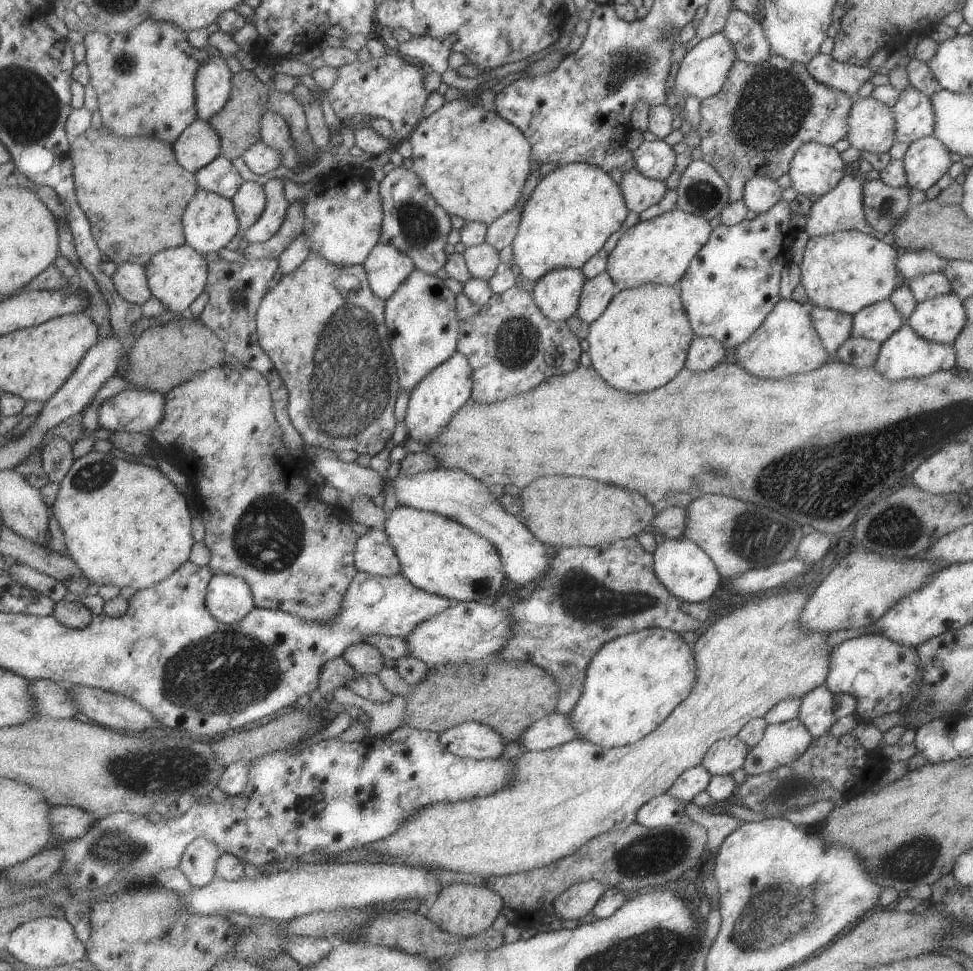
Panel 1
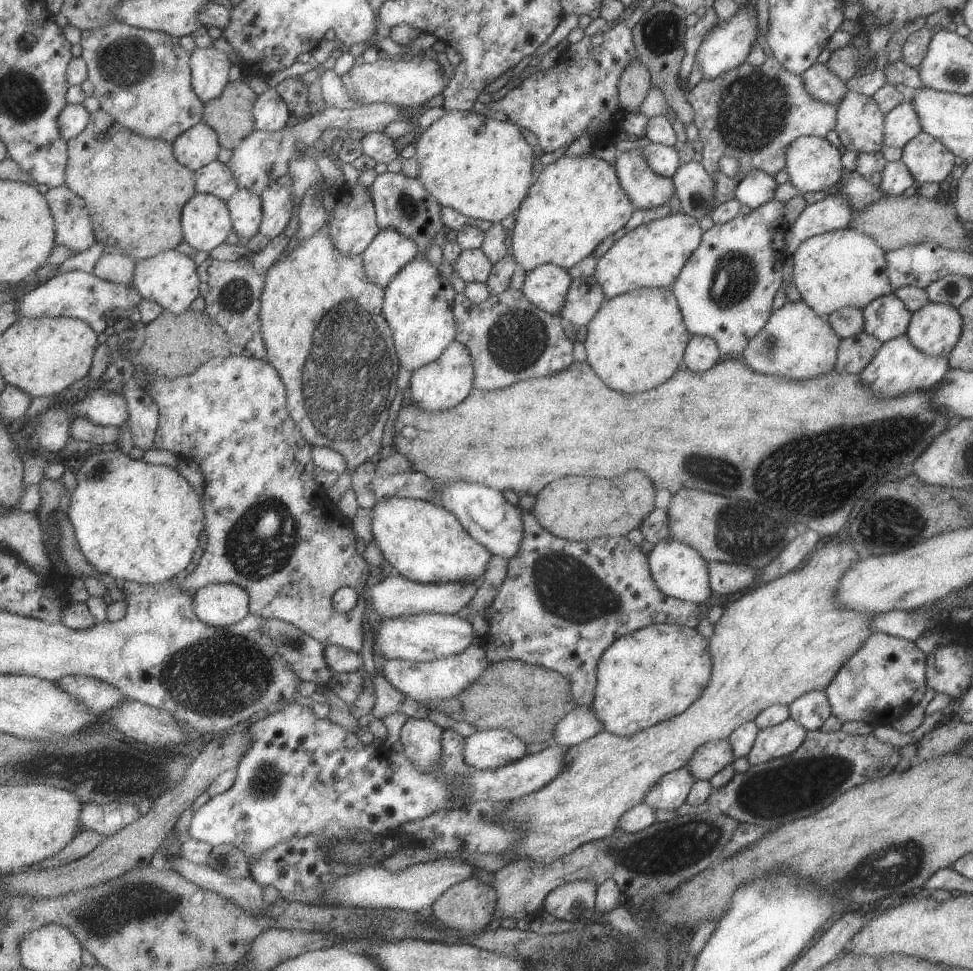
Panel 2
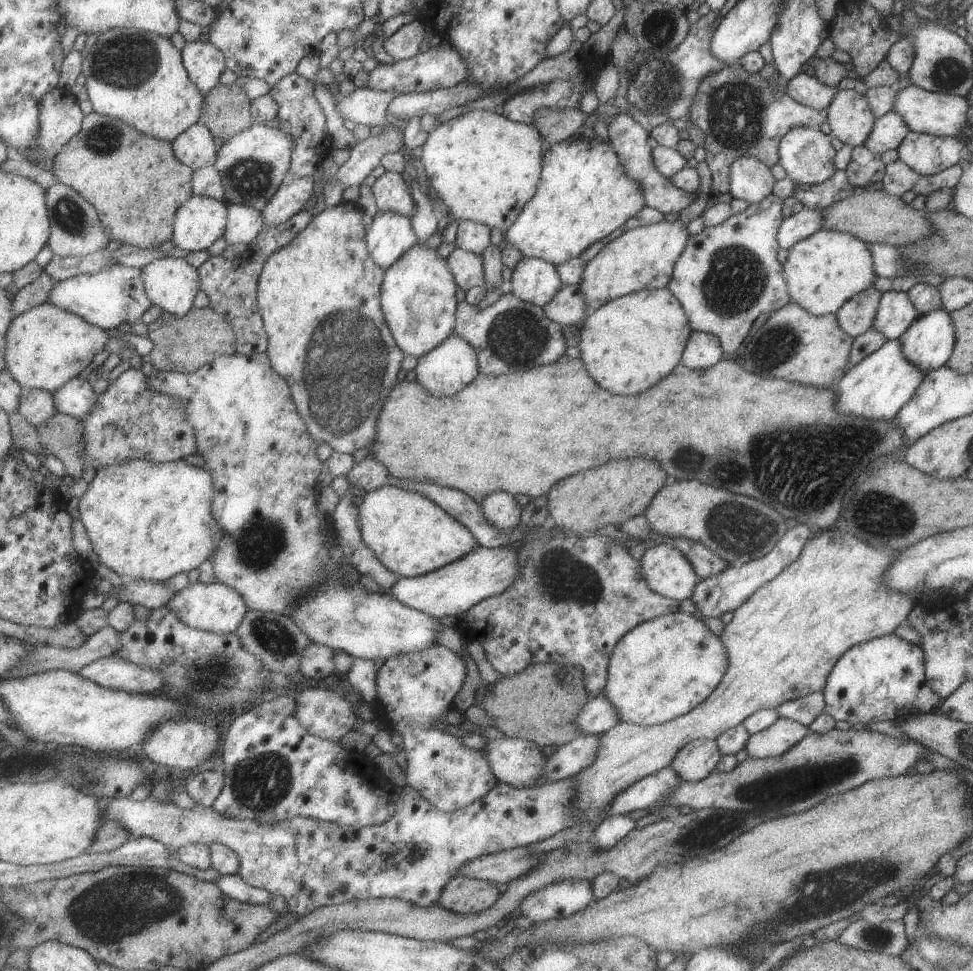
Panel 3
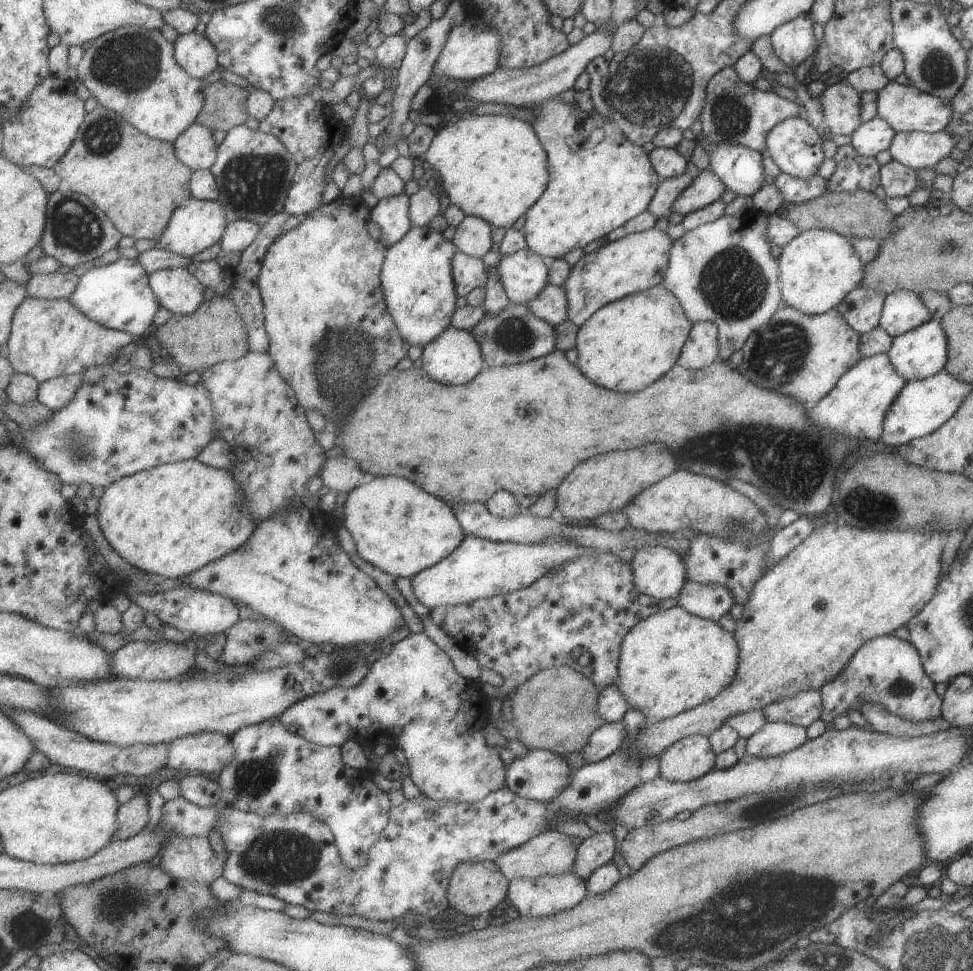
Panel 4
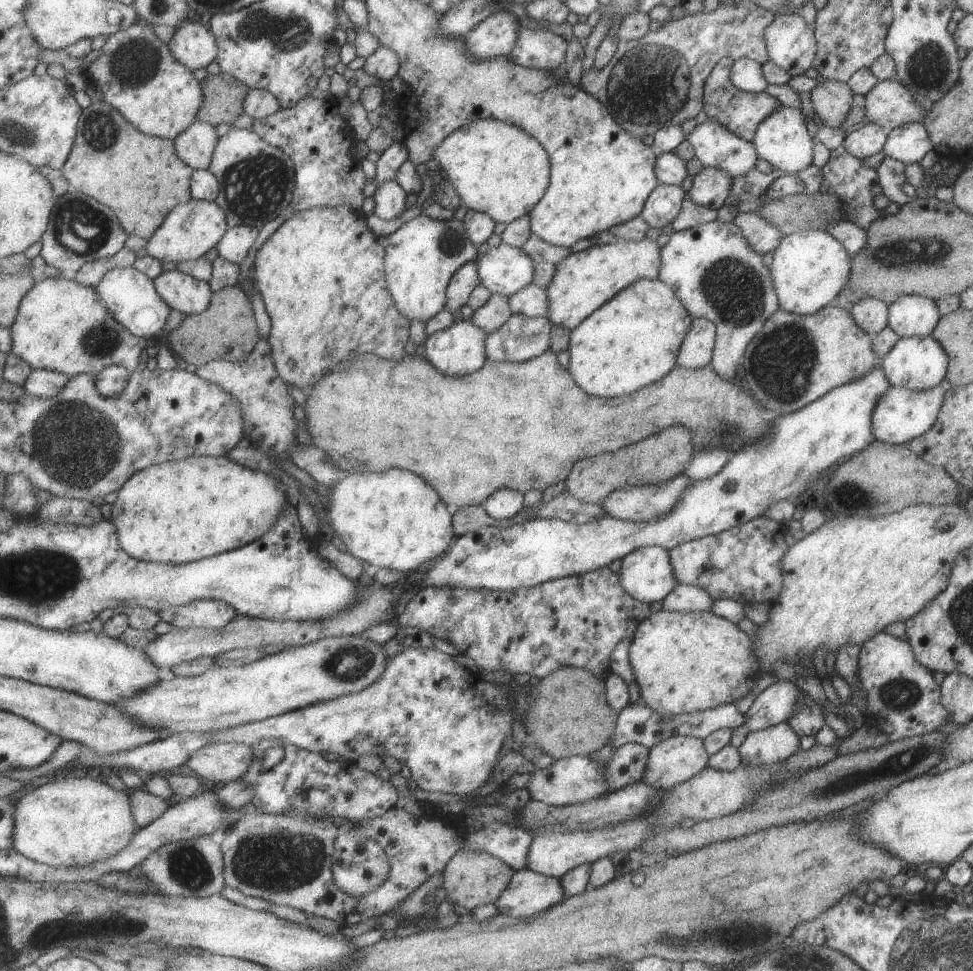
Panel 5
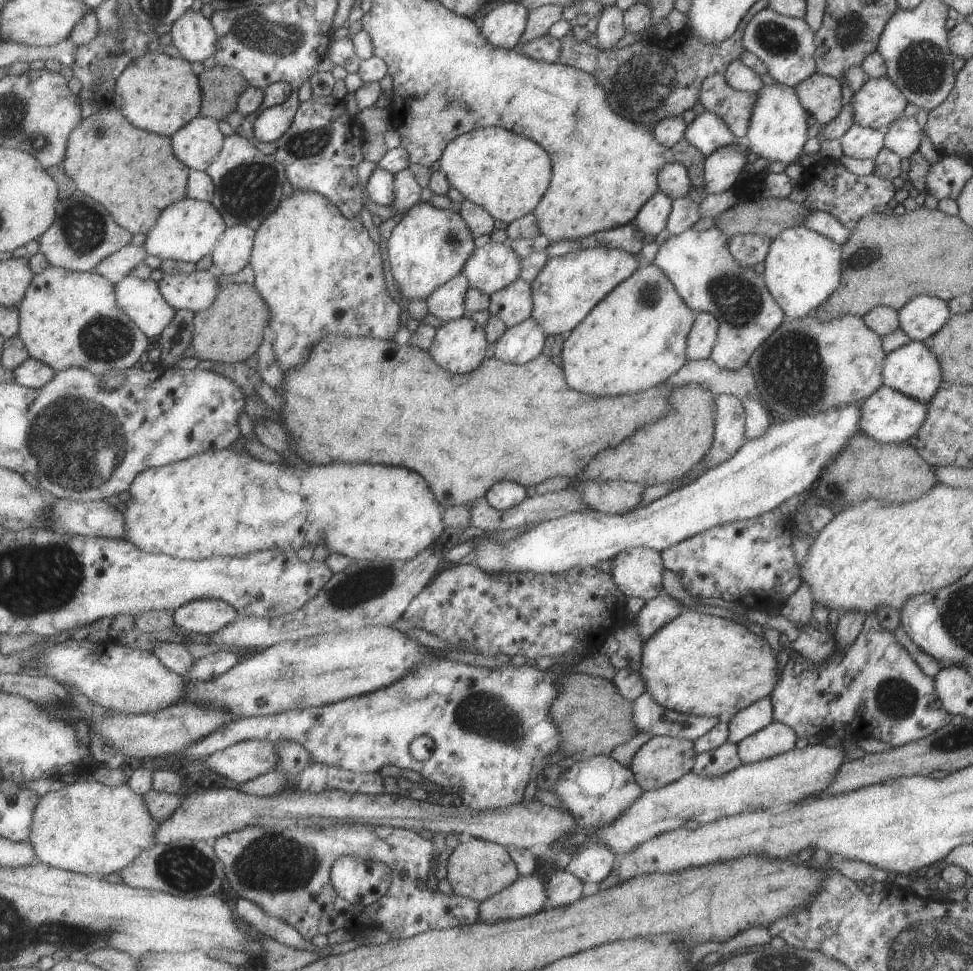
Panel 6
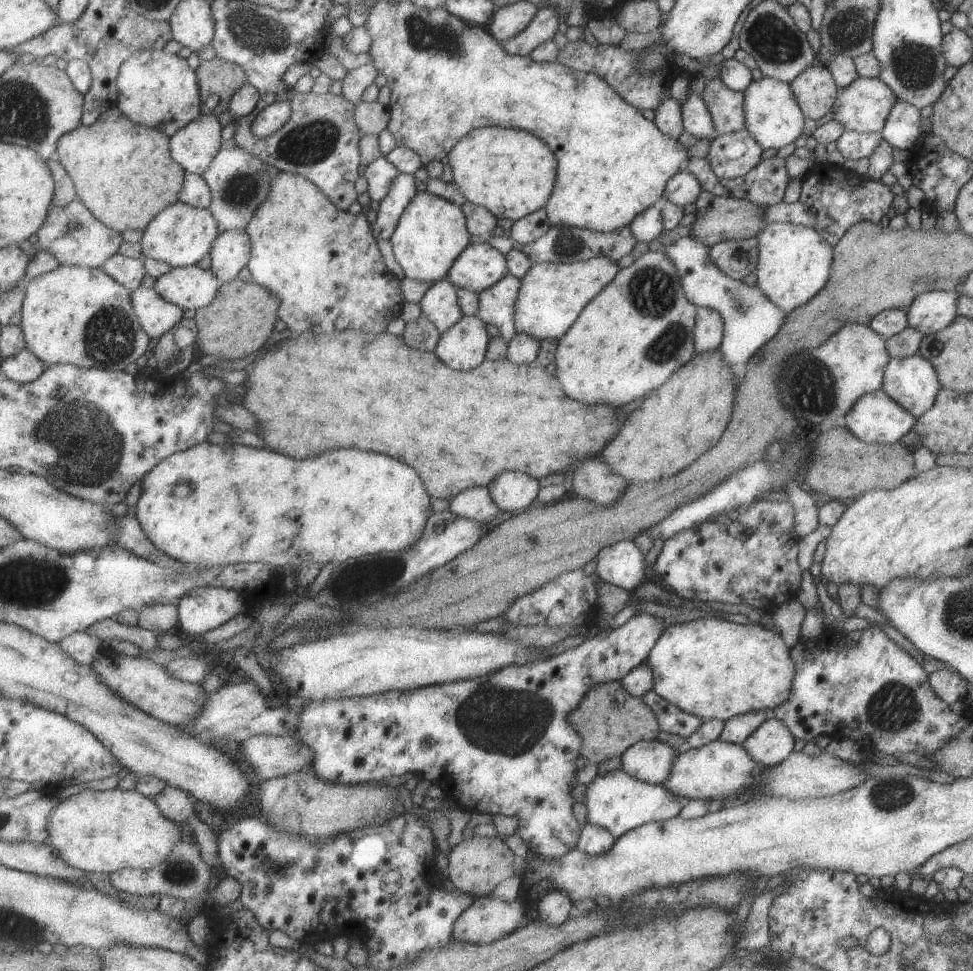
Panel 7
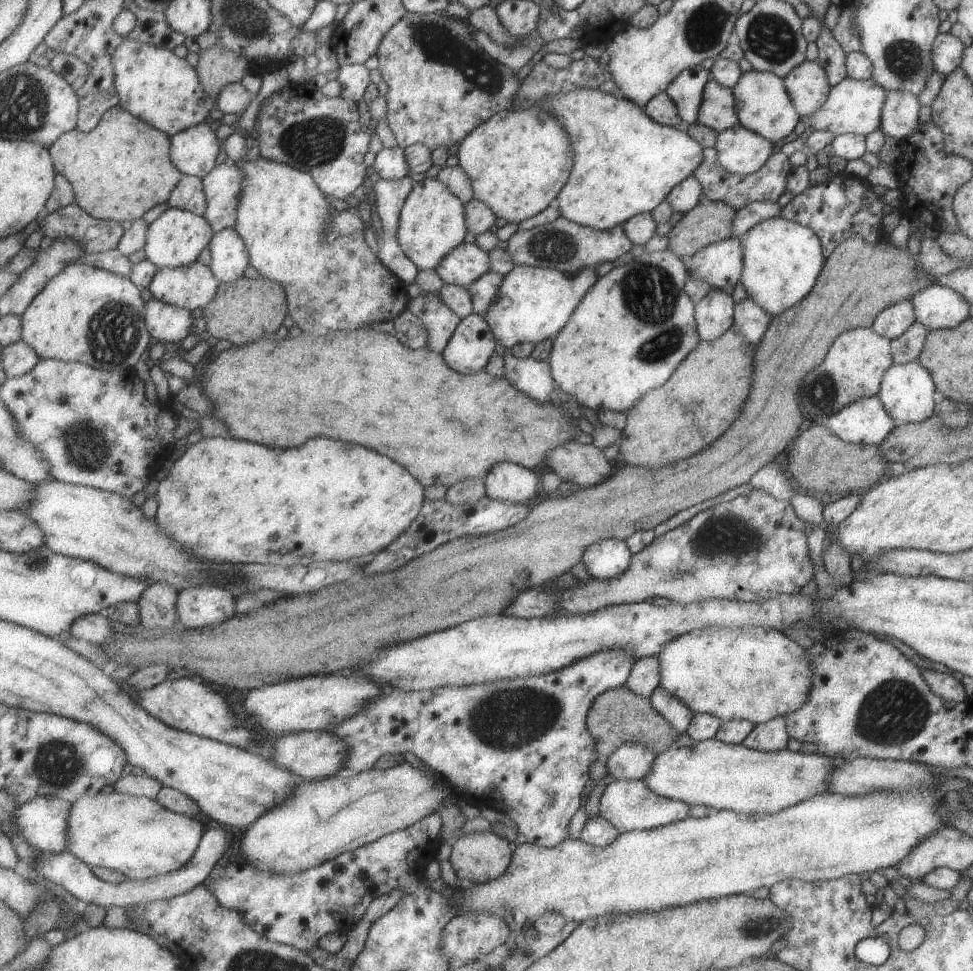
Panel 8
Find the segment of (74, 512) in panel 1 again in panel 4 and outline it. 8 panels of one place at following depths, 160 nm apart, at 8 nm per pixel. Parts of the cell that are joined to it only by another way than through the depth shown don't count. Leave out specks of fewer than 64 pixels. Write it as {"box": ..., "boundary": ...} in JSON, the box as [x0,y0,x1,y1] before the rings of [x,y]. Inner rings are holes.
{"box":[99,459,258,582],"boundary":[[[197,459],[167,463],[116,480],[99,500],[99,527],[112,548],[143,573],[158,574],[165,582],[196,572],[211,561],[240,549],[258,527],[257,517],[243,510],[246,494],[237,477],[227,469],[207,466]]]}

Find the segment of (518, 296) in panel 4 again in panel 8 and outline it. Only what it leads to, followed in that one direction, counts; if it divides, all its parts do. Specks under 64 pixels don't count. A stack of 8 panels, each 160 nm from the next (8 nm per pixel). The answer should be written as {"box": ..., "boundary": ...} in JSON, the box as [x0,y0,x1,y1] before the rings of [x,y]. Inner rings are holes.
{"box":[436,242,492,286],"boundary":[[[461,242],[436,267],[437,276],[447,285],[469,286],[492,270],[487,251],[477,244]]]}

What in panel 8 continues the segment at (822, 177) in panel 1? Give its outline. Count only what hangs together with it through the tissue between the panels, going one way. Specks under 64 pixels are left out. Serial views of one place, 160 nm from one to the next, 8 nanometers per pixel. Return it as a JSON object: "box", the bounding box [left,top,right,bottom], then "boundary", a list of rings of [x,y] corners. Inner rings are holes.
{"box":[733,70,799,145],"boundary":[[[749,70],[741,74],[739,82],[733,86],[735,111],[739,125],[774,145],[793,132],[799,116],[785,91],[783,80],[775,74]]]}

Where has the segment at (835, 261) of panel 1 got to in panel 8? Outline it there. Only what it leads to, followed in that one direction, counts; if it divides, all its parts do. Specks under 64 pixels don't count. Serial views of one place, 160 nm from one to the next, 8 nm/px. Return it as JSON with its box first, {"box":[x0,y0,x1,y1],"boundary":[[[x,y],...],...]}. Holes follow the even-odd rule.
{"box":[739,218,824,316],"boundary":[[[769,218],[749,228],[739,238],[743,268],[739,281],[747,297],[772,316],[802,300],[815,285],[824,264],[819,238],[807,227],[783,219]]]}

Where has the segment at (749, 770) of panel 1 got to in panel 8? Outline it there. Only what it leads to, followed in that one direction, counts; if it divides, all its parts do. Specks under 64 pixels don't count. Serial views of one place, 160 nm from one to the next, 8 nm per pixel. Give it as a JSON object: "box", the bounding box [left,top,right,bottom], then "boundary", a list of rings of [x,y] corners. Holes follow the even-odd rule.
{"box":[741,717,788,752],"boundary":[[[776,717],[755,725],[741,745],[757,751],[781,752],[787,747],[788,739],[785,722]]]}

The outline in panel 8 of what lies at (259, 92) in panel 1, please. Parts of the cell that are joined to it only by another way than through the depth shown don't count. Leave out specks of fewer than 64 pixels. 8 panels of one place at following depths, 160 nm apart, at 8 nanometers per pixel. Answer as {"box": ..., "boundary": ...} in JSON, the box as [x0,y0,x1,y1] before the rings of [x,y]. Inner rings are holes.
{"box":[195,45,252,102],"boundary":[[[213,45],[200,50],[199,62],[195,67],[201,78],[204,90],[217,102],[221,90],[233,83],[242,82],[252,72],[251,62],[245,56],[227,50],[225,46]]]}

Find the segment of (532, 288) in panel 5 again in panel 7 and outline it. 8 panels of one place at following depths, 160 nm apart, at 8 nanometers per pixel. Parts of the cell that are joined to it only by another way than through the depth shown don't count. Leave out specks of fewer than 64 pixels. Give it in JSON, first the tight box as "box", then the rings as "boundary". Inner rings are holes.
{"box":[476,273,520,343],"boundary":[[[507,273],[497,280],[496,285],[478,292],[479,308],[476,316],[483,323],[495,326],[505,343],[516,334],[513,310],[516,309],[515,300],[520,286],[520,280]]]}

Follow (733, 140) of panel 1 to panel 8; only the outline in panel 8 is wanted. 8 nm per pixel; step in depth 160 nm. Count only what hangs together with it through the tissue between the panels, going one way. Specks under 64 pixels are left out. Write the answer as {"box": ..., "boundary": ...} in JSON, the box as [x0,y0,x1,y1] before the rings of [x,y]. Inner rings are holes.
{"box":[697,79,739,134],"boundary":[[[710,79],[703,88],[697,123],[716,134],[739,125],[732,90]]]}

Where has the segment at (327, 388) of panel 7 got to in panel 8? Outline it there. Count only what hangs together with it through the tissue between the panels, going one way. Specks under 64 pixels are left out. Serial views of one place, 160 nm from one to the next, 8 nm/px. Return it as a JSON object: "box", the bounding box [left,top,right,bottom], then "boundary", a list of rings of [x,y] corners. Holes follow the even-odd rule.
{"box":[203,325,592,488],"boundary":[[[377,325],[351,330],[351,332],[343,330],[343,332],[335,332],[333,336],[315,336],[315,334],[303,332],[301,338],[261,338],[261,342],[253,342],[249,346],[225,350],[223,354],[219,354],[214,362],[207,364],[204,371],[203,386],[205,386],[205,394],[213,400],[213,406],[215,406],[213,417],[226,426],[229,431],[228,434],[233,439],[253,440],[253,442],[259,442],[259,444],[281,446],[281,448],[301,446],[309,438],[315,438],[315,436],[329,436],[329,438],[349,440],[349,442],[357,442],[357,444],[363,442],[363,446],[369,446],[373,450],[381,450],[381,454],[387,454],[393,460],[401,462],[423,484],[423,487],[439,484],[449,488],[459,481],[464,481],[465,478],[482,480],[488,474],[487,470],[501,462],[511,462],[533,470],[533,468],[545,462],[545,456],[547,456],[549,450],[553,450],[555,446],[559,446],[563,442],[573,441],[579,430],[586,429],[585,423],[592,417],[590,412],[580,407],[573,399],[570,402],[554,403],[552,401],[539,404],[539,402],[533,400],[533,396],[529,398],[521,390],[515,390],[515,386],[511,386],[503,376],[493,378],[485,370],[476,374],[469,374],[469,376],[457,374],[445,363],[444,356],[441,353],[433,352],[429,348],[408,348],[388,327]]]}

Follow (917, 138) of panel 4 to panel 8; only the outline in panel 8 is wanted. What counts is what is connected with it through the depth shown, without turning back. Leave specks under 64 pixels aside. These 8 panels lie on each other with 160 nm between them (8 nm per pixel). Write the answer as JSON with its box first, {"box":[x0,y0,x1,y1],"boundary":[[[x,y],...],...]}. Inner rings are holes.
{"box":[880,90,921,142],"boundary":[[[891,90],[885,94],[881,108],[880,130],[883,134],[899,142],[905,136],[913,134],[919,124],[918,111],[921,100],[909,92]]]}

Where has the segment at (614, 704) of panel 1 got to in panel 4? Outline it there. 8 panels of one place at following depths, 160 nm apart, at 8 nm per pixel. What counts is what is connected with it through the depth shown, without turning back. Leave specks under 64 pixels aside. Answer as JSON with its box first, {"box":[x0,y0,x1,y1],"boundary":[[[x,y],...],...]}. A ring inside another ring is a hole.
{"box":[616,606,739,721],"boundary":[[[677,606],[671,607],[667,610],[658,610],[655,614],[649,615],[647,618],[641,619],[637,622],[637,624],[632,626],[629,629],[629,632],[627,632],[627,634],[622,638],[620,644],[620,655],[618,656],[618,678],[616,684],[621,691],[622,696],[626,698],[629,708],[637,709],[641,712],[646,721],[659,721],[661,719],[666,719],[667,717],[675,716],[677,713],[689,710],[694,706],[712,699],[726,686],[729,686],[729,683],[735,678],[739,662],[737,656],[738,646],[735,642],[736,640],[733,633],[725,631],[721,626],[719,626],[719,624],[717,624],[717,621],[692,615]]]}

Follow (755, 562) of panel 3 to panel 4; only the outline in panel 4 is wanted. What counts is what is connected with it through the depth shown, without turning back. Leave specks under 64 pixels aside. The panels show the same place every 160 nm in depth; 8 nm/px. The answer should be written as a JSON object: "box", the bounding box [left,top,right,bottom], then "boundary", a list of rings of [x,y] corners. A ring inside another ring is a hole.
{"box":[675,518,815,621],"boundary":[[[797,518],[783,528],[776,528],[776,533],[770,540],[770,549],[766,554],[766,570],[780,561],[792,548],[813,530],[815,524],[809,518]],[[685,581],[675,596],[676,606],[692,615],[717,621],[734,605],[729,590],[718,584]]]}

